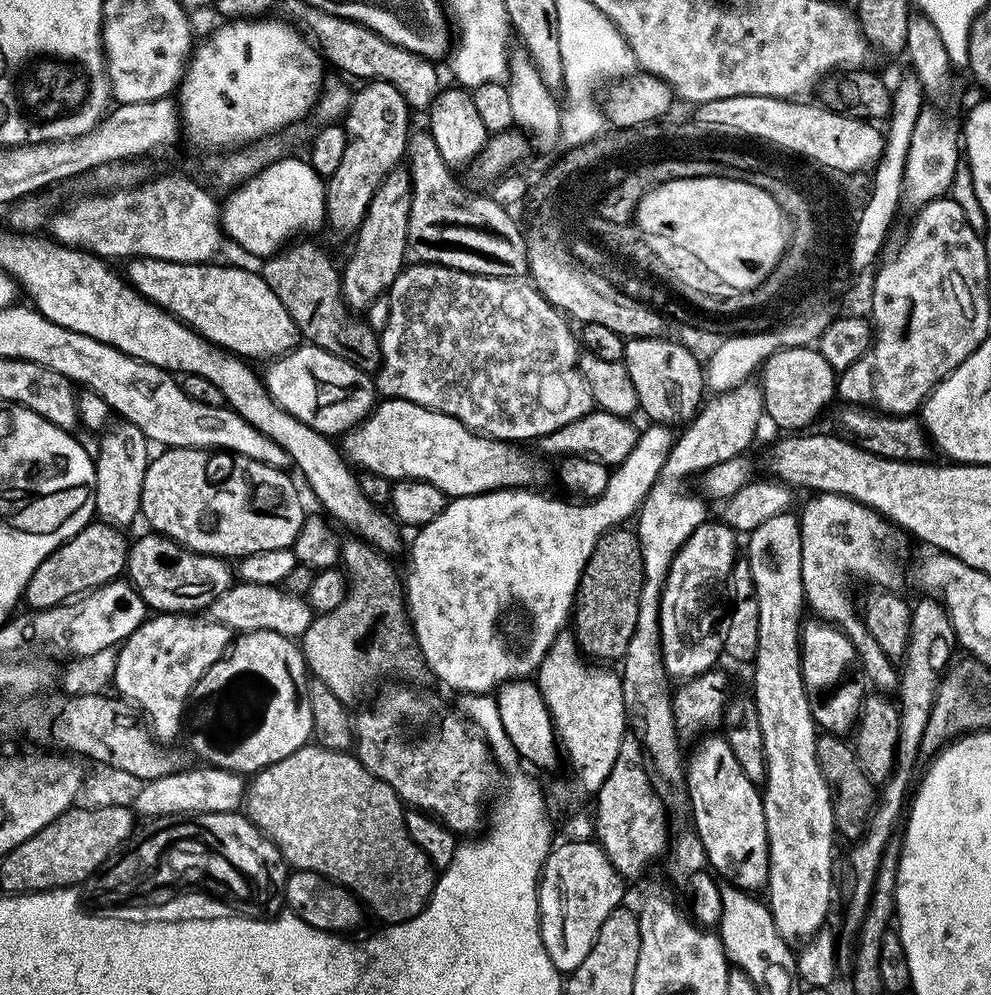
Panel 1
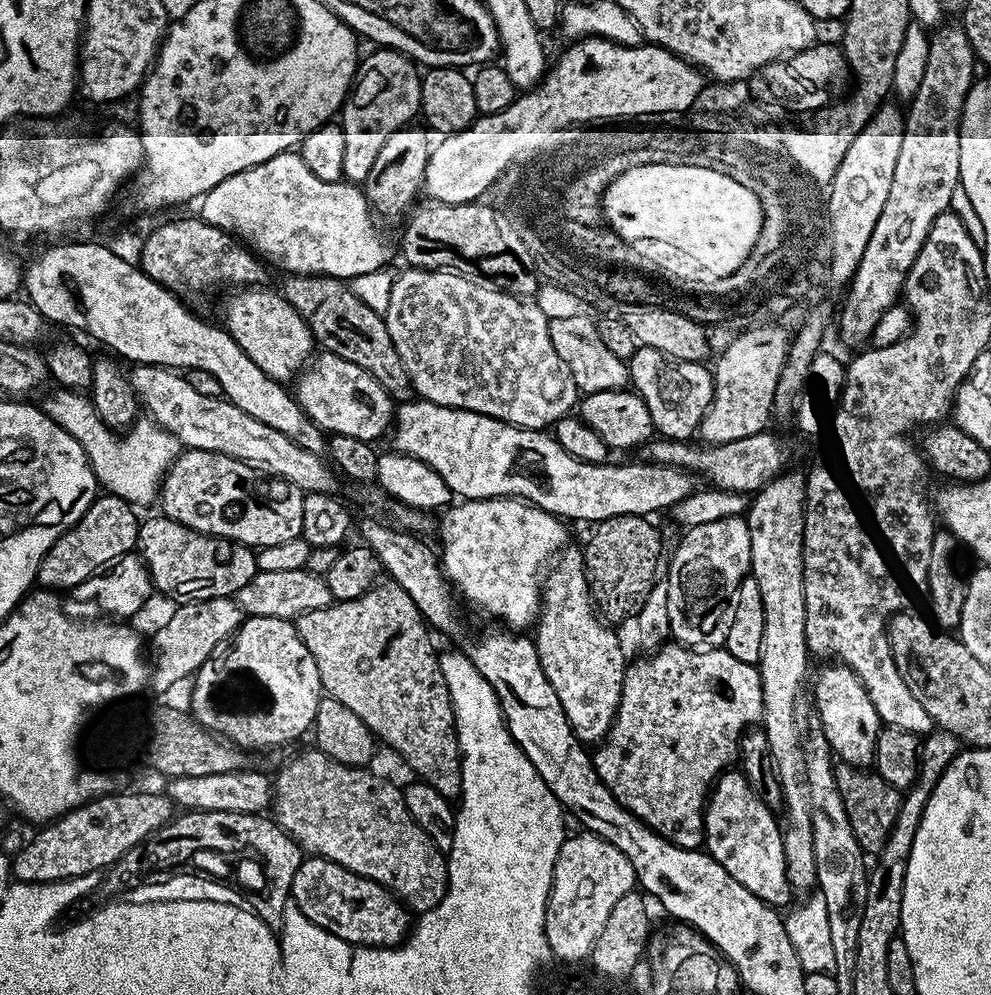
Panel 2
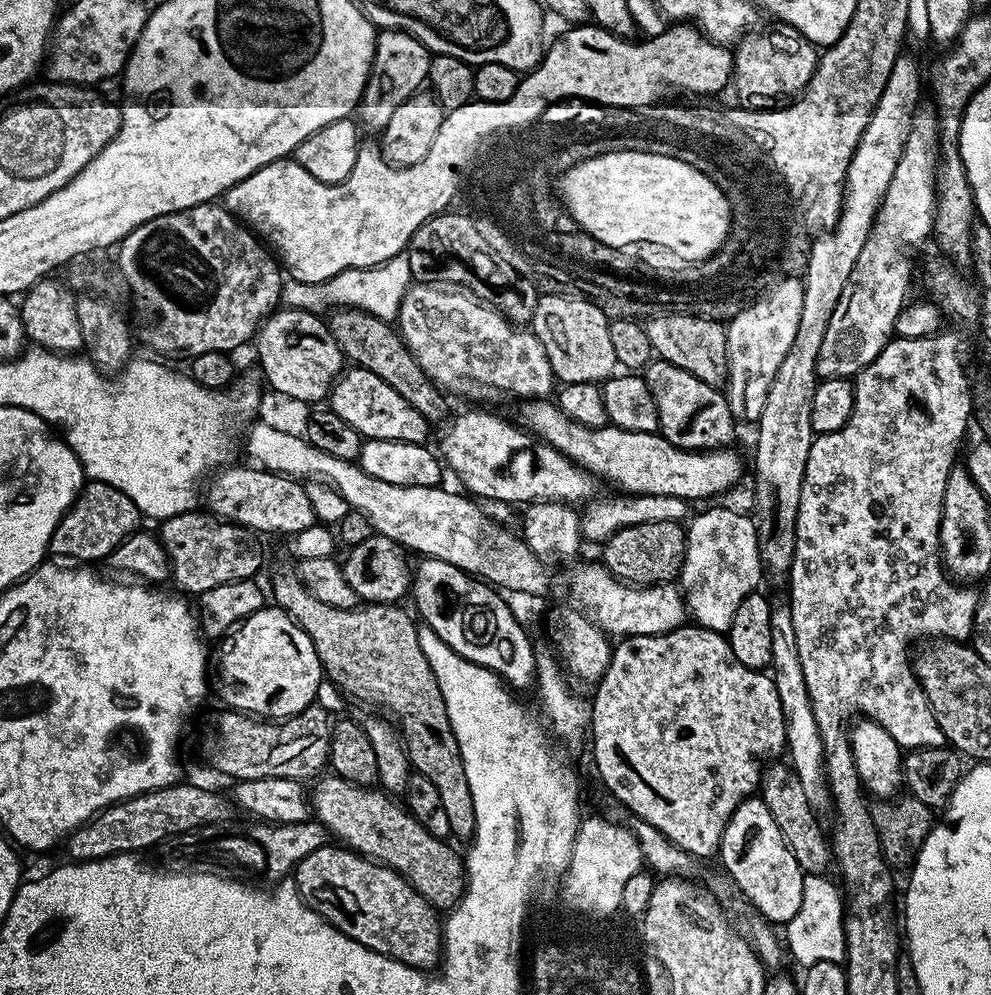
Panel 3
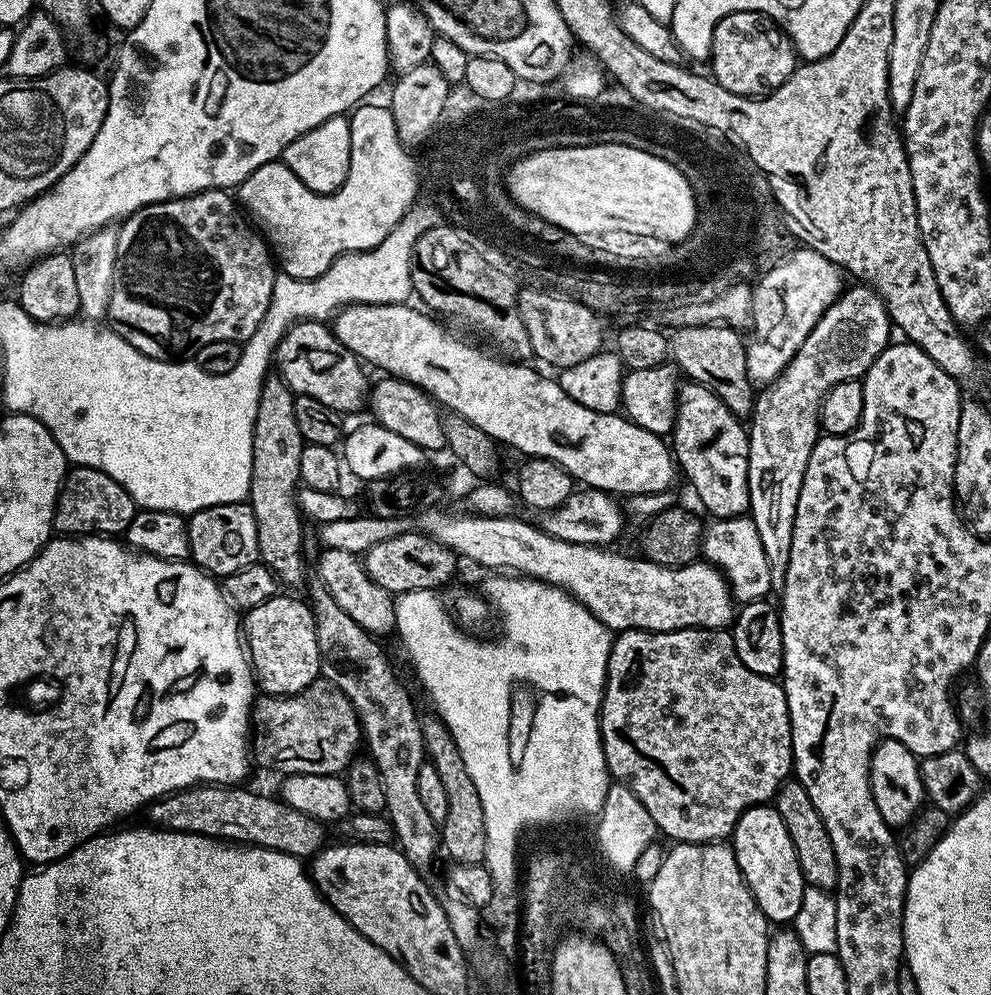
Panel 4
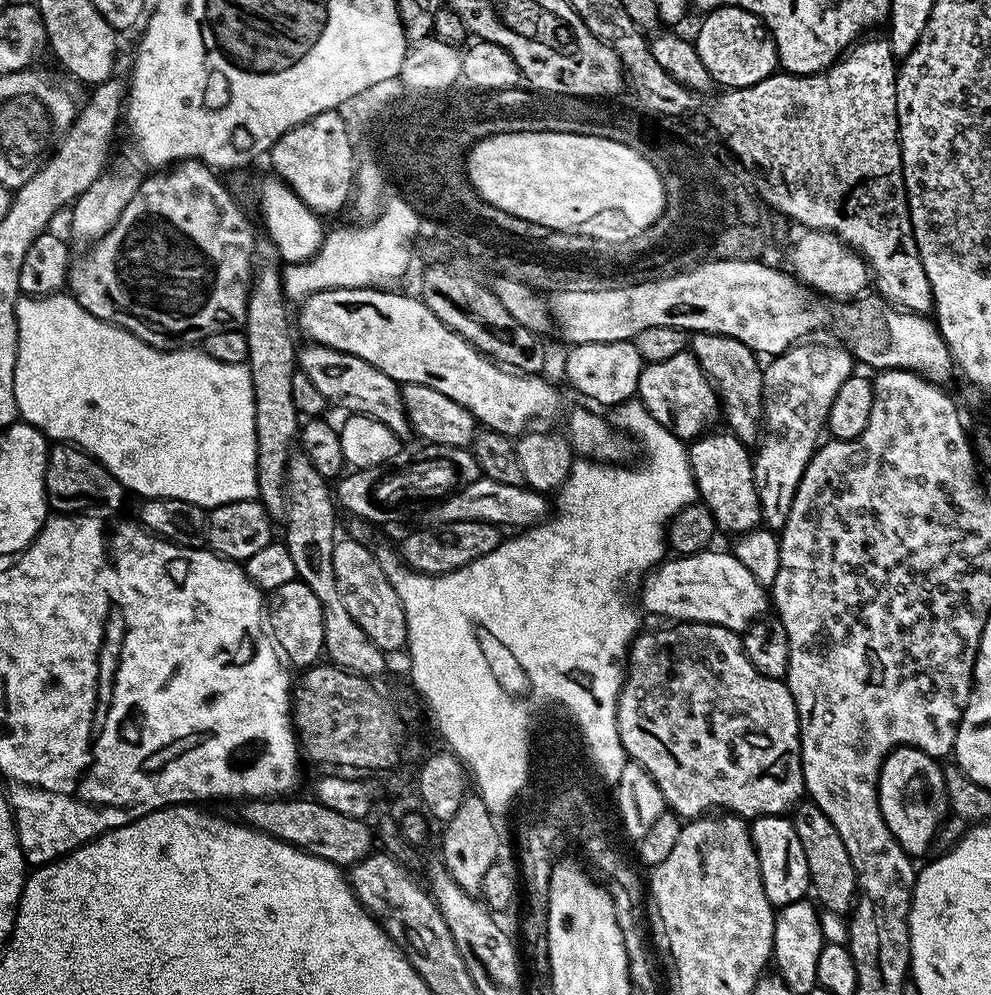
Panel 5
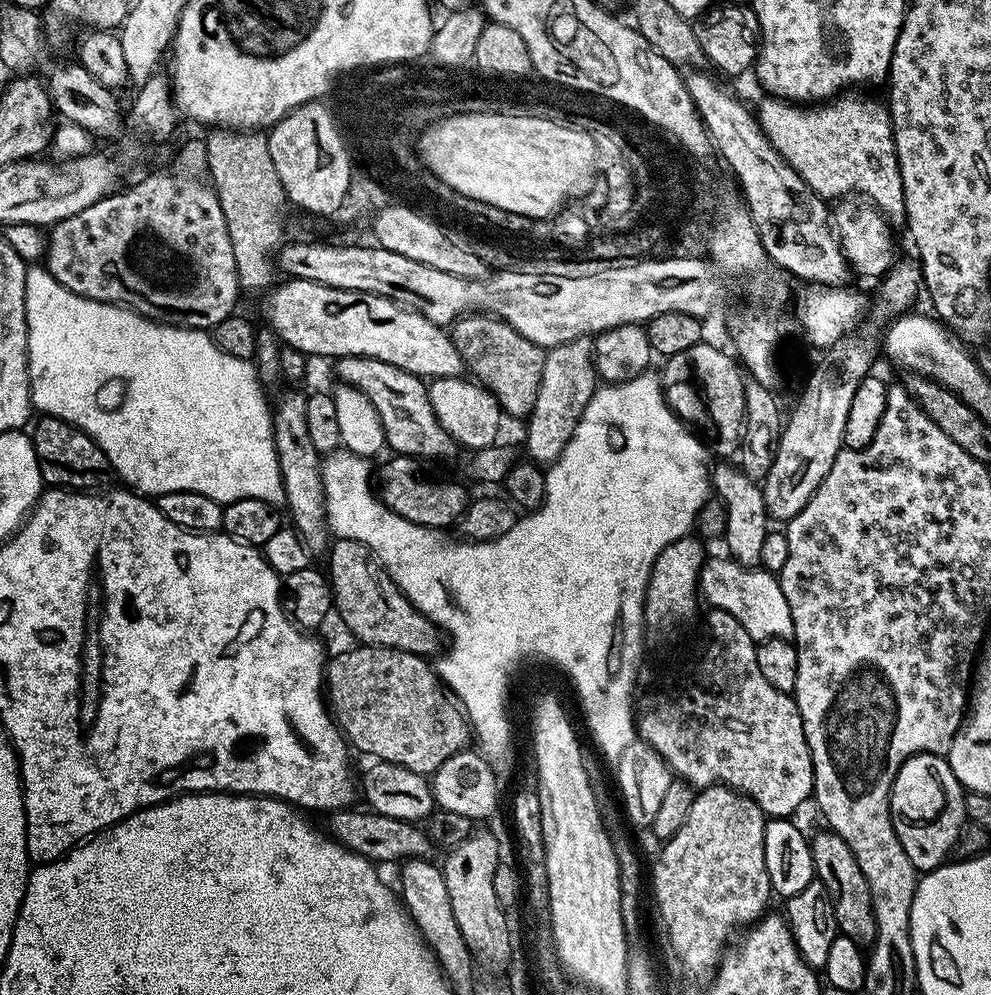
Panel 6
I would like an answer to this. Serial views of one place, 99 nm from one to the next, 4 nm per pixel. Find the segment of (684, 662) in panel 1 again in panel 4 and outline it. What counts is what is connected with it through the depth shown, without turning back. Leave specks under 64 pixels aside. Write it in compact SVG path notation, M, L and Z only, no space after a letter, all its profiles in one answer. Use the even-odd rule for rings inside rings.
M751 515L731 516L725 520L713 519L711 523L704 530L703 559L723 572L731 588L733 601L765 599L772 592L770 562L766 562L766 550L762 548L762 538L758 538L758 526L754 526Z

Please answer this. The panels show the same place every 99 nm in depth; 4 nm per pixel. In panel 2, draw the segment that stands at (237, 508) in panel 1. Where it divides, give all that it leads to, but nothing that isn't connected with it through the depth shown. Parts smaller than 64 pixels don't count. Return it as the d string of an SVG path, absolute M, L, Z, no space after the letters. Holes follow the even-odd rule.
M189 448L181 451L175 462L168 468L168 474L164 478L164 483L160 489L158 504L161 504L163 515L168 516L172 520L182 522L182 526L190 526L194 530L198 530L207 536L221 536L227 540L237 540L240 544L246 544L253 550L269 548L270 546L278 546L282 542L290 542L291 540L301 539L304 530L304 497L306 493L298 486L294 486L289 480L281 480L278 476L265 474L261 469L254 468L244 460L239 460L233 456L227 456L221 452L207 452L201 448Z

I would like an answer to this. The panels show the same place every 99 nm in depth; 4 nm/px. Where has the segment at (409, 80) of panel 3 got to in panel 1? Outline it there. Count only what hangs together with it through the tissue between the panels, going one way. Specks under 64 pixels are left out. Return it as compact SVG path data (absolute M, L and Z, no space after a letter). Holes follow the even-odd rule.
M369 80L363 85L364 88L359 93L353 95L348 111L342 117L342 127L346 138L346 151L342 153L342 163L338 165L338 170L334 170L332 176L326 180L326 195L324 198L324 211L326 213L327 231L332 231L332 236L336 240L344 240L351 237L360 228L360 223L364 221L366 210L370 206L370 198L374 198L374 190L390 174L392 168L397 167L405 159L408 151L408 138L410 127L408 128L408 115L410 109L406 98L390 82L381 80Z

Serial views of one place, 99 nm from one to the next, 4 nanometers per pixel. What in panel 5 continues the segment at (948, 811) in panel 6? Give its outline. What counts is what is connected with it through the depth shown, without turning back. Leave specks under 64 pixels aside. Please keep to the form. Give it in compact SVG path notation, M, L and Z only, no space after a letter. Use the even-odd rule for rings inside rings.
M893 748L884 759L880 771L878 795L882 818L904 852L913 858L919 858L927 848L933 847L936 831L950 812L944 768L937 757L920 748Z

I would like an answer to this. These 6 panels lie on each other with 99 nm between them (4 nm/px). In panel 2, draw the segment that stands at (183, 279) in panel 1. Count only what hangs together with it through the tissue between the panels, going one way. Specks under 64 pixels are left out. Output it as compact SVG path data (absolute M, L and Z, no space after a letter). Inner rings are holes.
M252 286L236 294L224 308L223 327L227 328L234 342L250 354L250 362L254 362L254 366L261 368L270 379L295 381L314 356L312 331L302 314L290 306L284 295L279 291L271 292L268 286Z

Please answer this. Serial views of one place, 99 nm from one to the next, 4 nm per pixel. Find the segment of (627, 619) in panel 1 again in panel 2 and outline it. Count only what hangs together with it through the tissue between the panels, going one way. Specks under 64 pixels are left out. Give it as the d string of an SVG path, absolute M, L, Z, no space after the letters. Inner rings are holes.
M615 516L599 521L588 540L588 545L583 545L584 554L584 577L588 588L592 591L592 602L596 605L599 615L605 621L624 620L635 617L640 607L646 602L650 590L655 588L658 577L662 572L662 561L664 556L664 540L660 532L651 524L648 516Z

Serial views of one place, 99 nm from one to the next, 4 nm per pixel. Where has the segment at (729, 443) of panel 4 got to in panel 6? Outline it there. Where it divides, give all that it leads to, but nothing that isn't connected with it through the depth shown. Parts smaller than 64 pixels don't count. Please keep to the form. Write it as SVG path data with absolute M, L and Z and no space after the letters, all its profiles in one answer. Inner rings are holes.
M720 462L710 472L712 492L724 501L726 528L722 544L728 547L727 555L739 564L756 568L762 558L762 546L770 531L770 517L764 501L764 489L757 481L751 480L744 469L732 462Z

